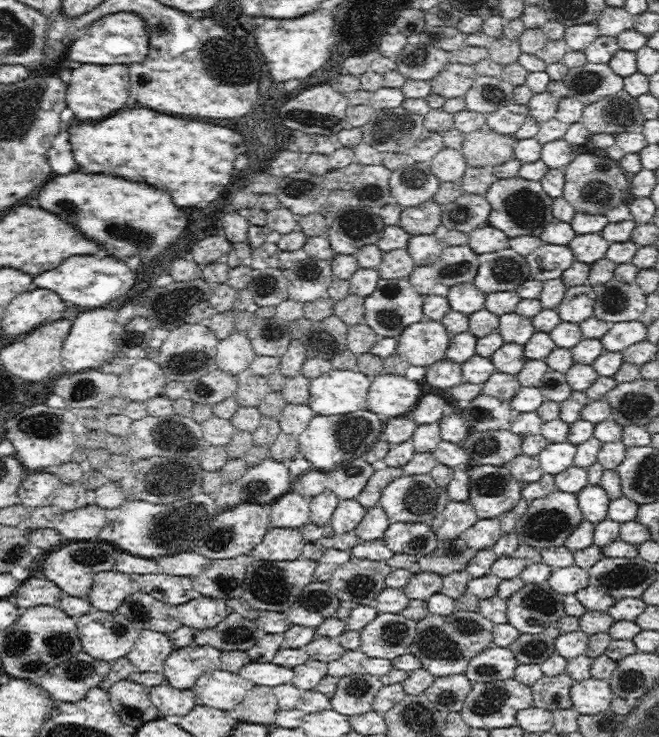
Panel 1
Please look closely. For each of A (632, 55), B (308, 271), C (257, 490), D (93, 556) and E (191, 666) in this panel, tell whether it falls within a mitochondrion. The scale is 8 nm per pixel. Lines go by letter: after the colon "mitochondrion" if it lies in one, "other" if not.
A: other
B: mitochondrion
C: mitochondrion
D: mitochondrion
E: other

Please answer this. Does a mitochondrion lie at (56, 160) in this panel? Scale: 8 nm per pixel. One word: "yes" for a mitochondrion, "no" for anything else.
no

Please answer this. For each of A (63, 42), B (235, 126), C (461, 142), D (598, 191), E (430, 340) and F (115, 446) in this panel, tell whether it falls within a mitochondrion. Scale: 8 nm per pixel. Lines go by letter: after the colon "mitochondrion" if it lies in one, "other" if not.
A: other
B: other
C: other
D: mitochondrion
E: other
F: other

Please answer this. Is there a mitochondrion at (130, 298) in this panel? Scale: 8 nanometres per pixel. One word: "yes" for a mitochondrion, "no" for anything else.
no

